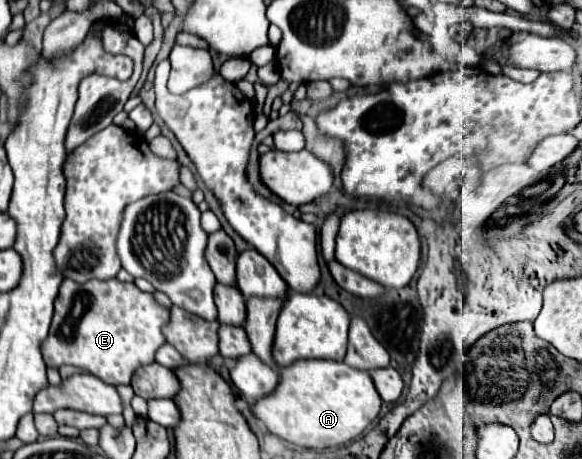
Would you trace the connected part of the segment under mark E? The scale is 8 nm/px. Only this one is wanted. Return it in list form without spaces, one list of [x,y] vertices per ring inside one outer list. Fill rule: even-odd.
[[[64,279],[54,301],[50,335],[40,345],[40,351],[50,367],[74,365],[108,385],[128,385],[138,367],[154,363],[156,349],[166,343],[162,325],[168,319],[170,311],[158,305],[152,293],[140,291],[134,283],[90,279],[80,285]]]

